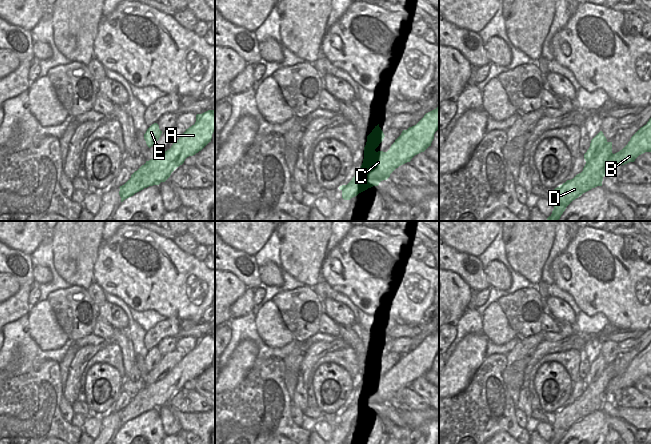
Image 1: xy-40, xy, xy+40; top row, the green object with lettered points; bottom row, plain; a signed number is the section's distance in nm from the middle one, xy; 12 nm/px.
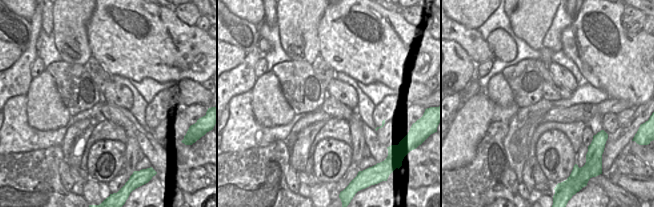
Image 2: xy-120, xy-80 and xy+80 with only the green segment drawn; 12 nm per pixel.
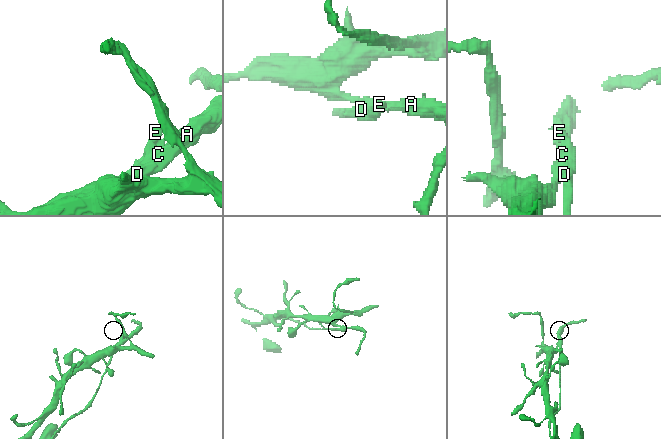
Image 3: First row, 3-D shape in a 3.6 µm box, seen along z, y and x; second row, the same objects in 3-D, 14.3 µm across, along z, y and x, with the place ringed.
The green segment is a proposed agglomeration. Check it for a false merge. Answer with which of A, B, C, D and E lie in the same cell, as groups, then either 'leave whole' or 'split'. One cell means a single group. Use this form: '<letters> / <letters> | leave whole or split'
A B C D / E | split

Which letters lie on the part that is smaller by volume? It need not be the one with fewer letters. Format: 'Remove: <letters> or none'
Remove: E

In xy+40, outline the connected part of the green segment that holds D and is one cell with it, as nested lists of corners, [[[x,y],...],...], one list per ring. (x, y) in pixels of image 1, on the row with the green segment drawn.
[[[651,118],[631,137],[622,150],[613,154],[612,142],[607,142],[598,157],[585,164],[581,173],[565,182],[569,187],[565,193],[565,206],[592,188],[602,186],[604,176],[612,174],[617,166],[634,162],[645,152],[651,152]]]

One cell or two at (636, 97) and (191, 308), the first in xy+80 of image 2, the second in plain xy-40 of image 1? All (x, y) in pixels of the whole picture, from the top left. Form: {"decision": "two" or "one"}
{"decision": "one"}

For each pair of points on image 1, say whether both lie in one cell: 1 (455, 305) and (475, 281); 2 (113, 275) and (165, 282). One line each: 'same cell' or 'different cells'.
1: different cells
2: same cell

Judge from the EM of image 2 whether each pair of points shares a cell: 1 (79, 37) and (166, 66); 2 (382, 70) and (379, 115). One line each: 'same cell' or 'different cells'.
1: different cells
2: different cells

